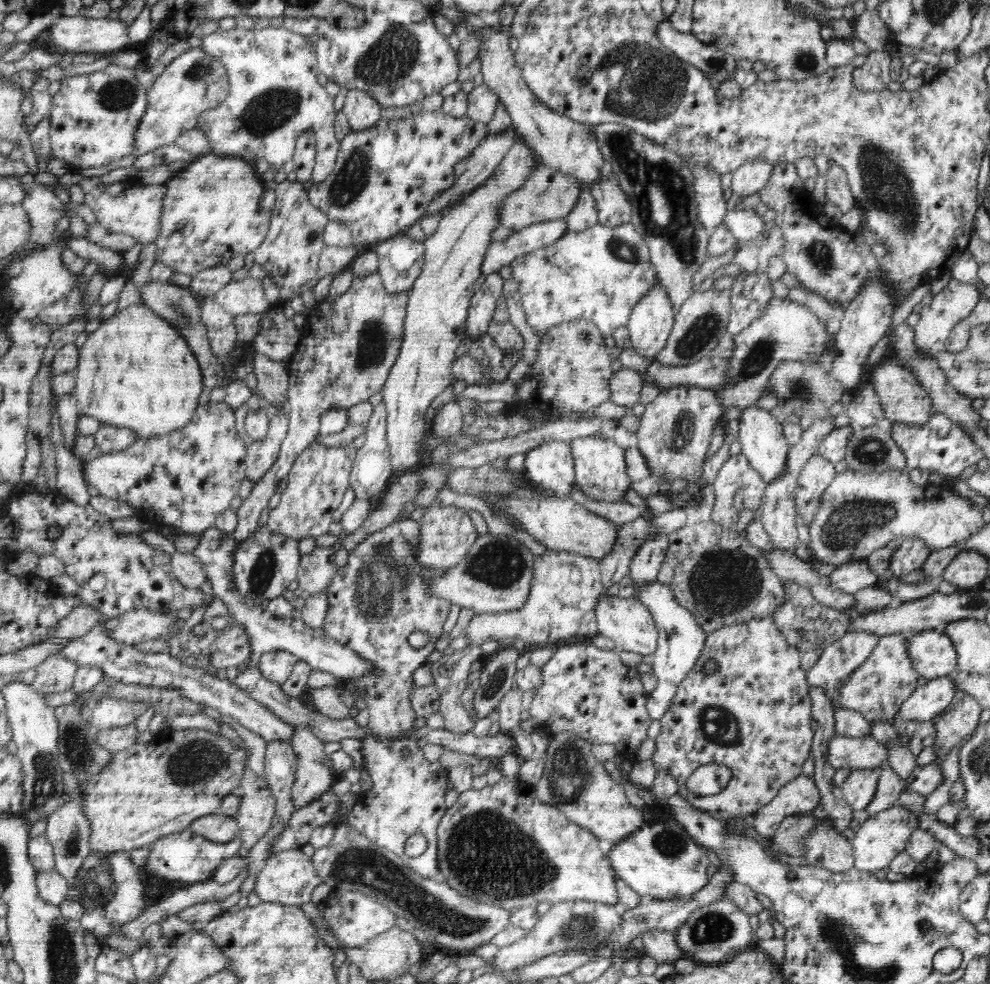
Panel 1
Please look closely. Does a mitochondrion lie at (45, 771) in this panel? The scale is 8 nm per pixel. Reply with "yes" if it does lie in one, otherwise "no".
yes

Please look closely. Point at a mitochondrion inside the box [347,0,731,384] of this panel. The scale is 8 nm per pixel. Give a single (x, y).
(662, 197)

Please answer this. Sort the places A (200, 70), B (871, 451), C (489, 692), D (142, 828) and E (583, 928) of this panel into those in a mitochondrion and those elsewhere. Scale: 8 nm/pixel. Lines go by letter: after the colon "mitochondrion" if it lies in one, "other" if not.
A: mitochondrion
B: mitochondrion
C: mitochondrion
D: other
E: mitochondrion

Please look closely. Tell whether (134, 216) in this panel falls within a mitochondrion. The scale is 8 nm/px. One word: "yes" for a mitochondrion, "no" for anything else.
no

